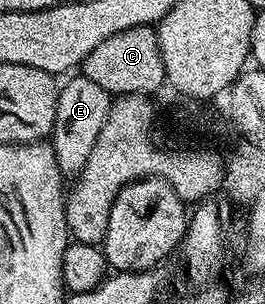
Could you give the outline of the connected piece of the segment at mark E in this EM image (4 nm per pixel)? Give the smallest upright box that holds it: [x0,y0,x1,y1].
[49,73,113,177]

